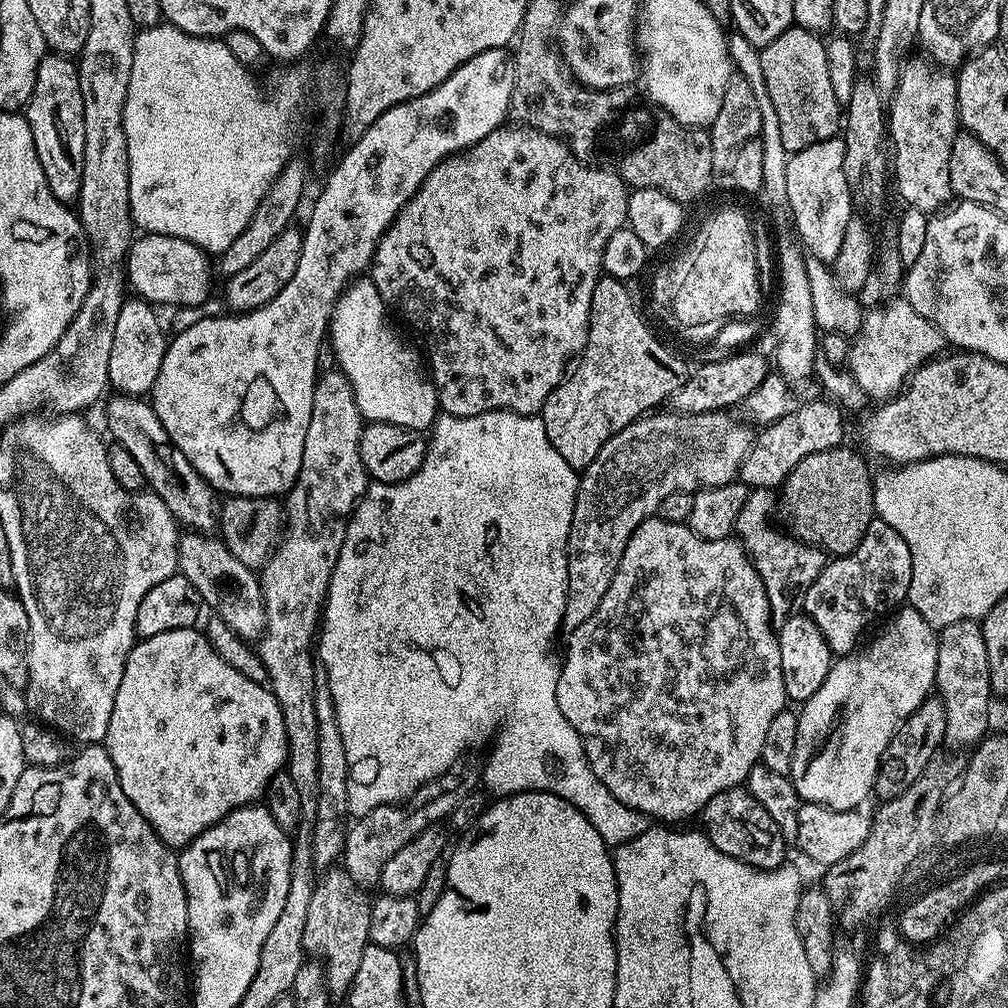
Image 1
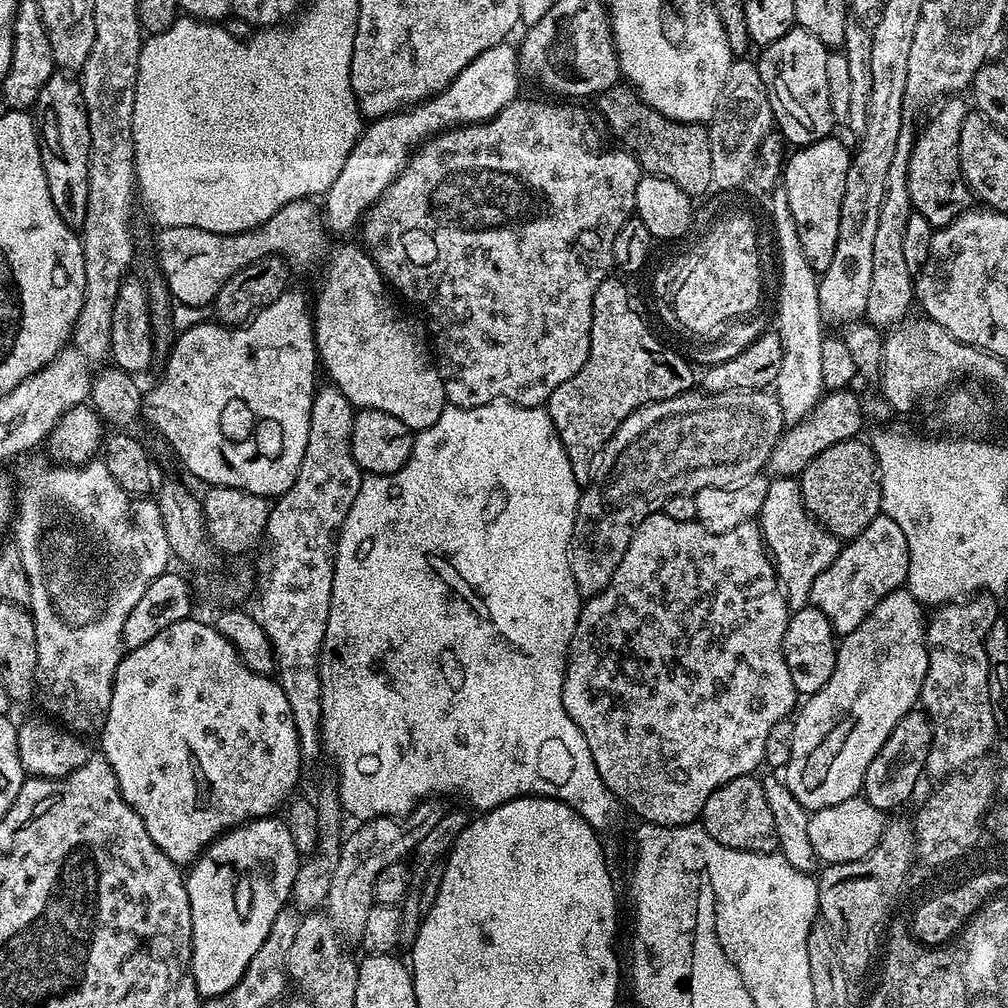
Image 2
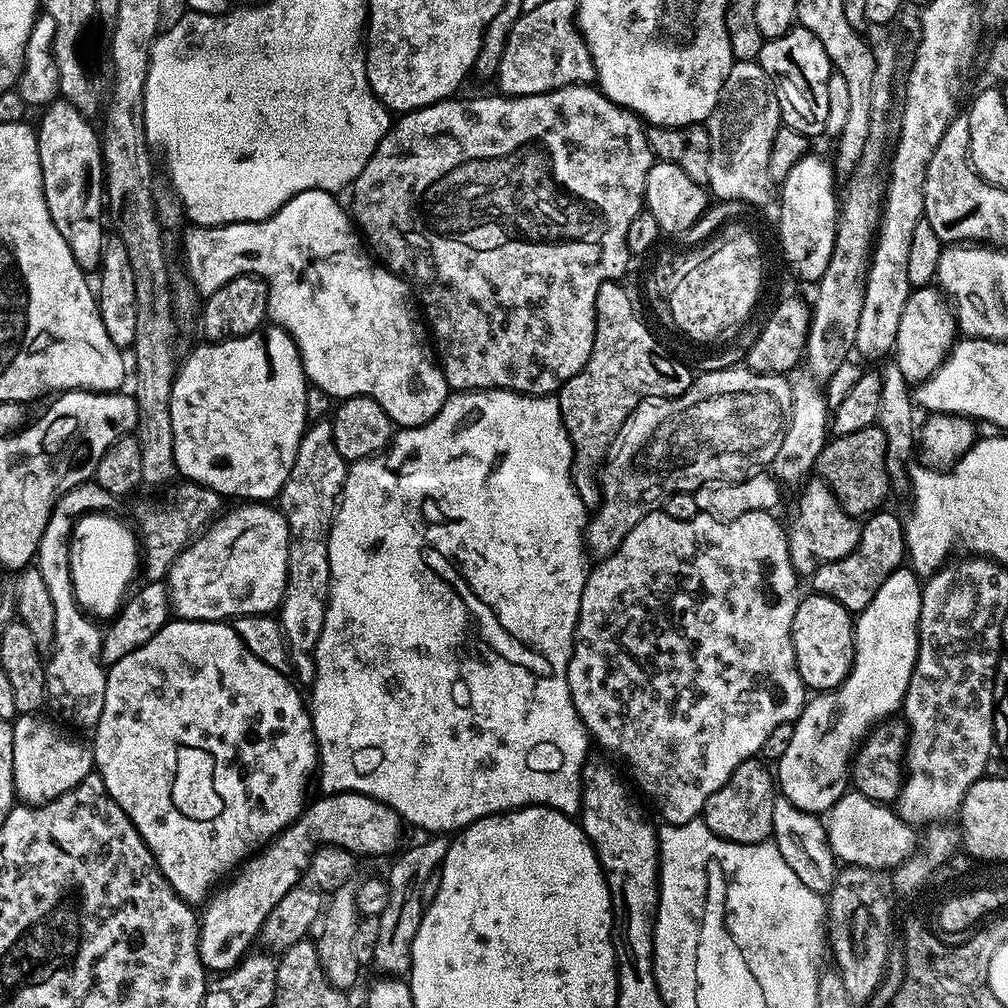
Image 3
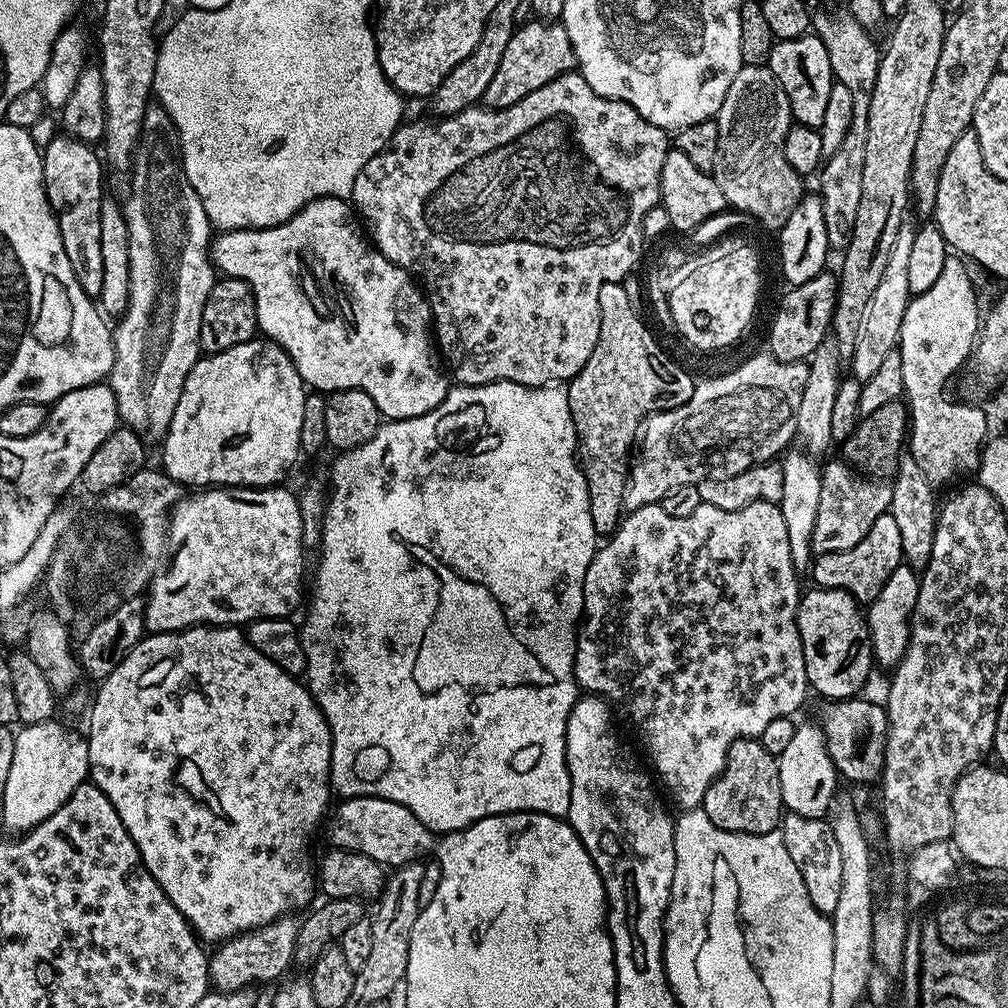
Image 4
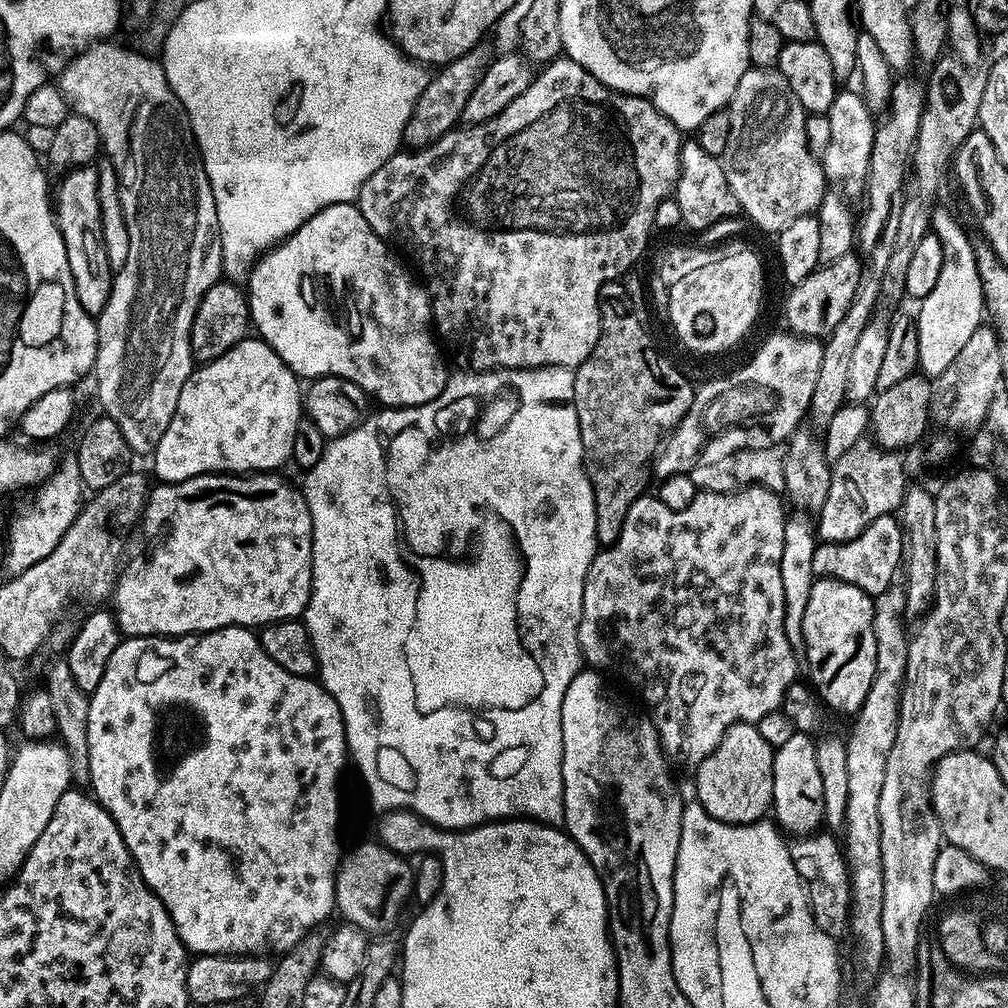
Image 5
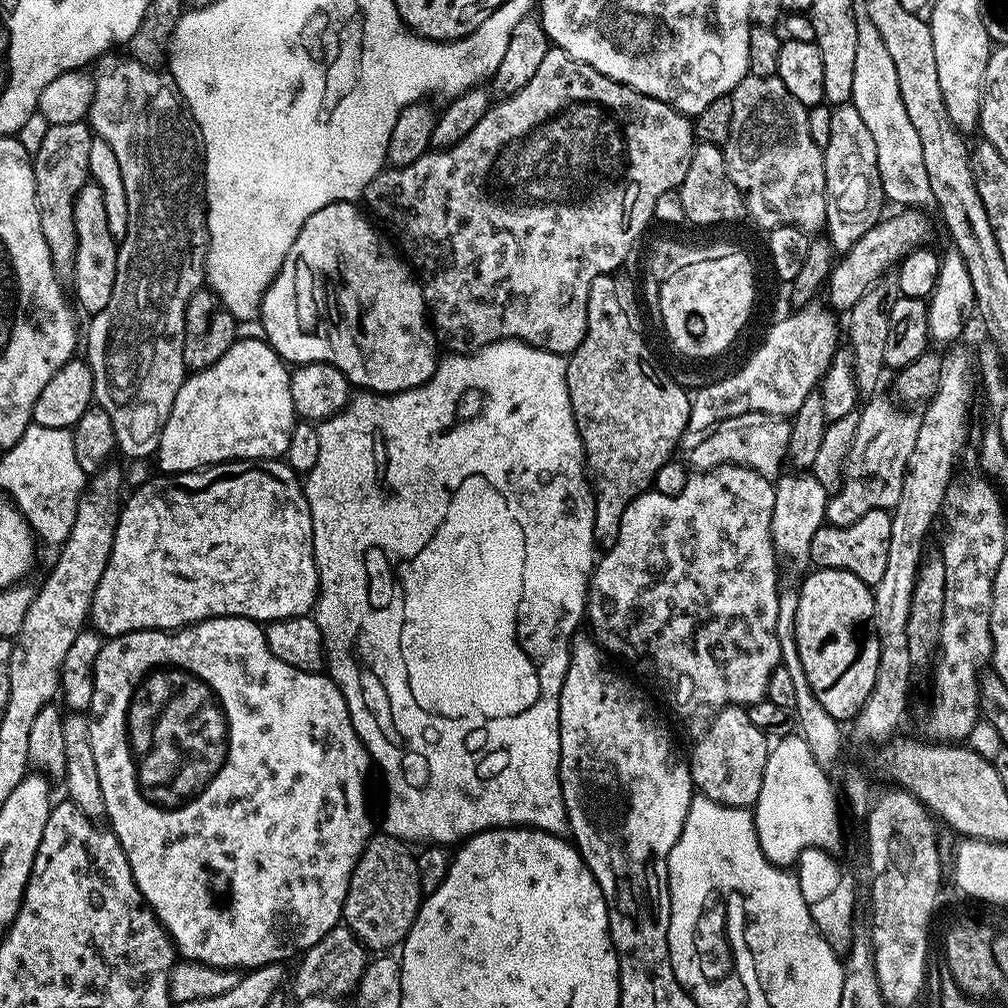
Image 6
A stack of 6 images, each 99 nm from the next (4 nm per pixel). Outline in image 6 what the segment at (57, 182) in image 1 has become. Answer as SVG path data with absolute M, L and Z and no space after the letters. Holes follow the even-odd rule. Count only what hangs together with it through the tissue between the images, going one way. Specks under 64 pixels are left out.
M91 182L83 184L74 198L74 230L78 230L78 250L74 258L74 270L70 277L70 292L75 303L88 312L89 317L106 310L110 293L114 291L114 274L118 270L118 241L110 234L106 223L106 205L102 203L102 190Z

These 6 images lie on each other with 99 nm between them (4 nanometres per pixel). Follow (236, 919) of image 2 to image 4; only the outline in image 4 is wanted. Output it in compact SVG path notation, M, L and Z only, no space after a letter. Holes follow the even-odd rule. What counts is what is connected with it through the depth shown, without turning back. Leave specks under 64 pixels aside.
M350 796L339 802L341 804L331 809L326 820L329 845L332 848L361 852L382 866L406 864L431 850L433 832L413 812L406 810L406 806L377 796Z

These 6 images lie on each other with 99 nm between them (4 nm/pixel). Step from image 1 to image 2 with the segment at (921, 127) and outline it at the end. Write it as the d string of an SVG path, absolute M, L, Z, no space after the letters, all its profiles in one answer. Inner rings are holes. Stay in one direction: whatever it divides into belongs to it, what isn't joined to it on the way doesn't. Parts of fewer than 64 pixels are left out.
M948 98L935 109L924 129L915 133L908 167L908 189L910 202L915 212L922 214L933 229L944 228L954 222L963 212L973 207L974 197L968 189L964 175L960 173L958 142L962 138L962 122L968 117L970 108L960 98Z

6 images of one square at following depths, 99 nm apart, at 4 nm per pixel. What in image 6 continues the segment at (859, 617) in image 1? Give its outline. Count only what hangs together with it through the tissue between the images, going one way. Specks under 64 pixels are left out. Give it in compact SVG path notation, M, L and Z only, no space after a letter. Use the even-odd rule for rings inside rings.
M870 510L870 514L862 514L862 518L858 518L858 522L850 522L850 526L825 523L818 534L814 534L814 542L810 542L808 560L814 562L816 568L846 570L854 574L854 578L862 578L864 584L874 586L882 582L882 573L886 570L891 521L891 511Z

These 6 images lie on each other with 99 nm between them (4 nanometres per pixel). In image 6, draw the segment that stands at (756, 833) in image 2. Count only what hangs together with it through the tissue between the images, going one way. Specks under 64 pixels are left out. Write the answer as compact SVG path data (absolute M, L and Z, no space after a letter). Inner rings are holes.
M732 704L717 712L708 721L708 727L695 737L696 745L692 748L692 756L688 760L688 769L692 775L695 791L701 796L710 798L719 804L735 808L752 808L758 798L758 790L762 790L762 774L766 774L766 762L770 751L770 740L750 722L748 708Z

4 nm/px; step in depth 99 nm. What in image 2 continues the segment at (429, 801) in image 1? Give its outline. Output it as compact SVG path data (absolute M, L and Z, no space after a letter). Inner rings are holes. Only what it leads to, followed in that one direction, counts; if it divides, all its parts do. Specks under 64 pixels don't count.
M432 802L425 803L421 816L412 814L401 820L390 816L378 816L375 820L365 820L356 826L360 828L343 837L338 866L334 866L330 894L326 901L326 915L335 926L336 935L341 941L354 946L360 944L362 930L366 930L366 914L370 914L376 899L378 874L382 874L386 866L403 861L404 855L407 852L409 855L415 849L416 843L426 838L426 834L430 834L430 830L442 815L441 809L436 809L434 805Z

